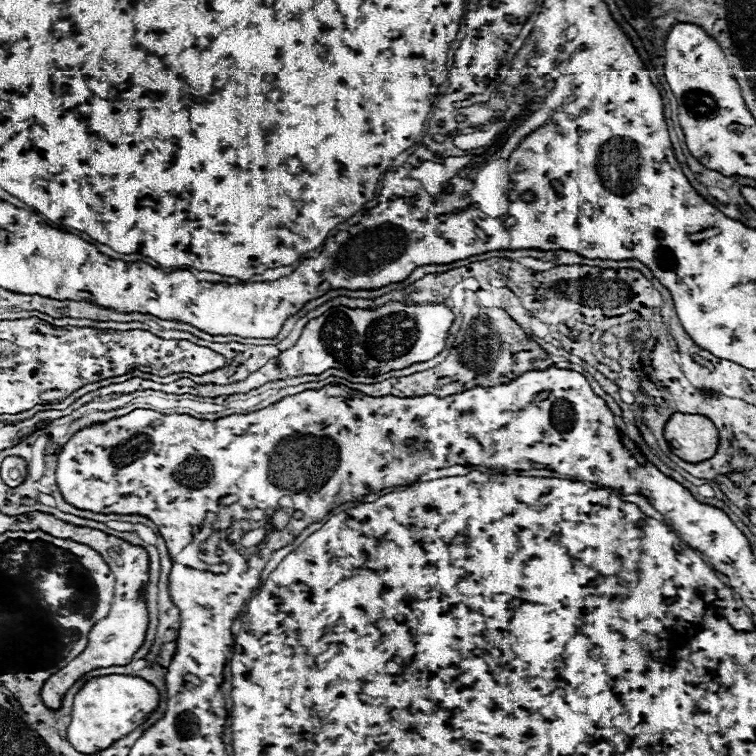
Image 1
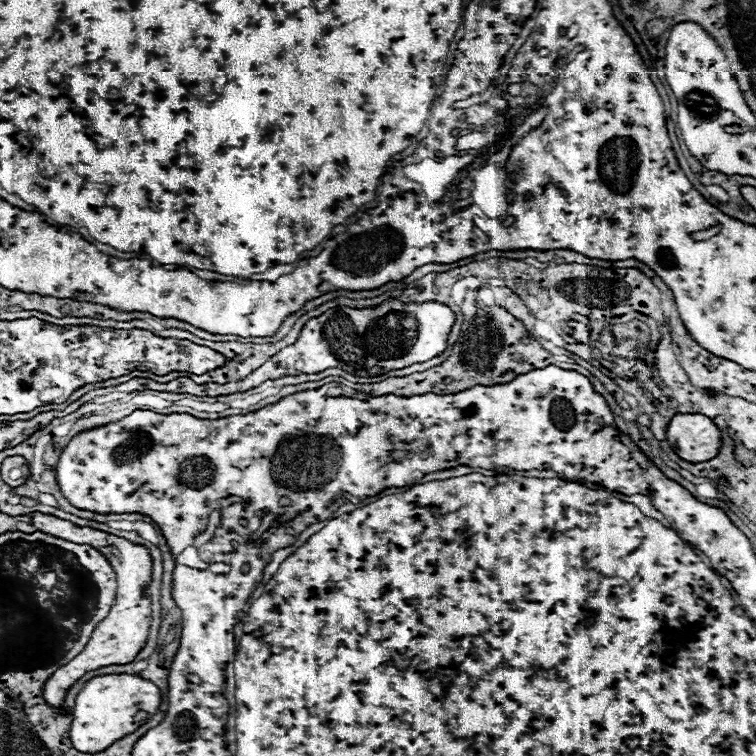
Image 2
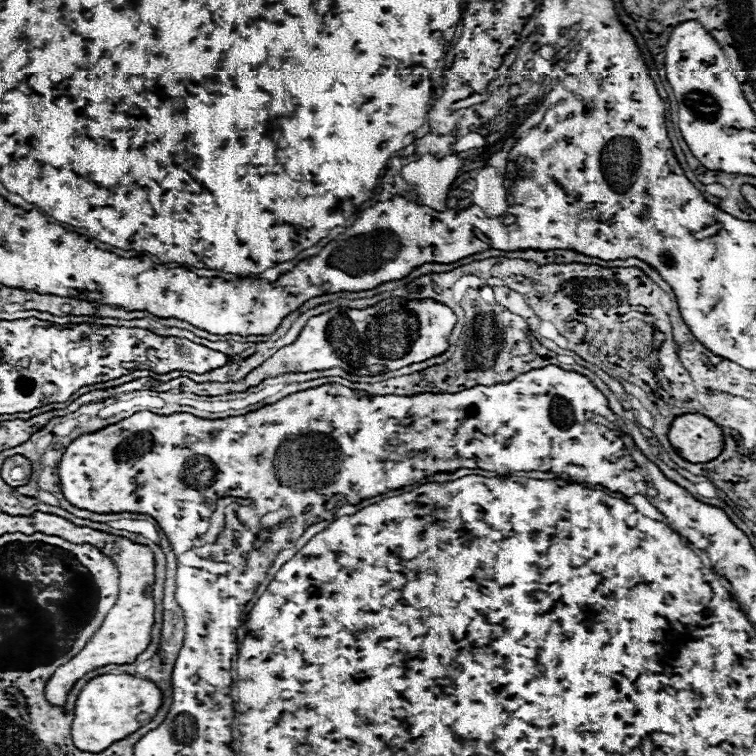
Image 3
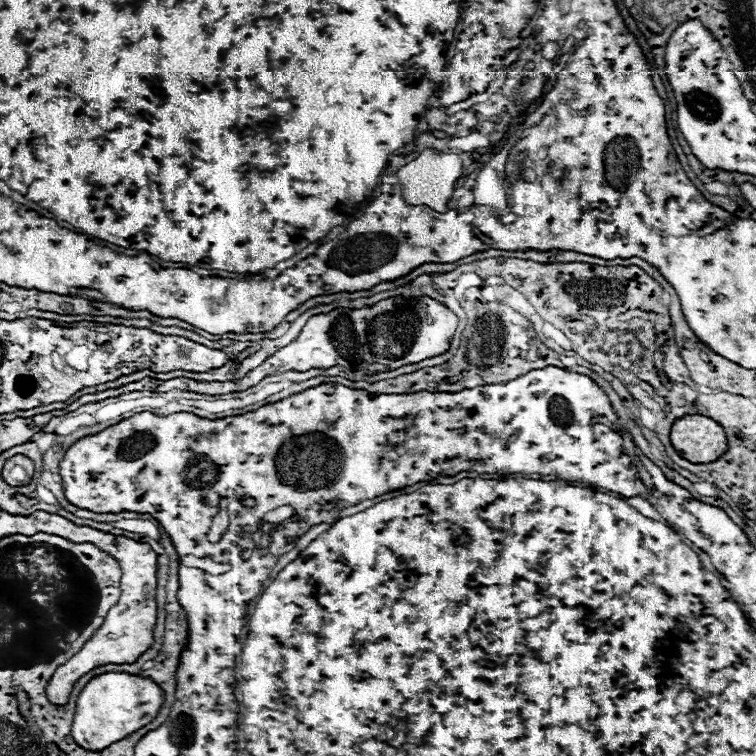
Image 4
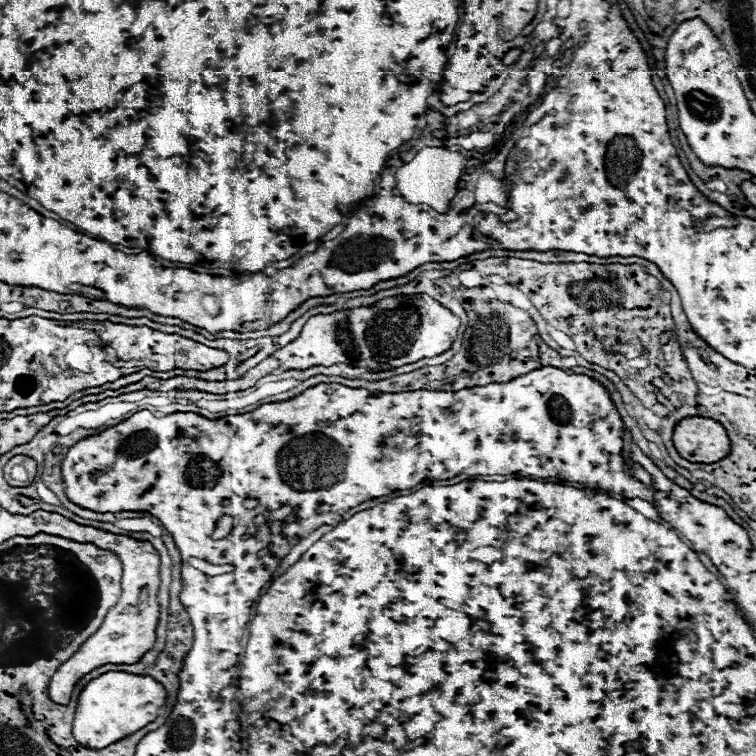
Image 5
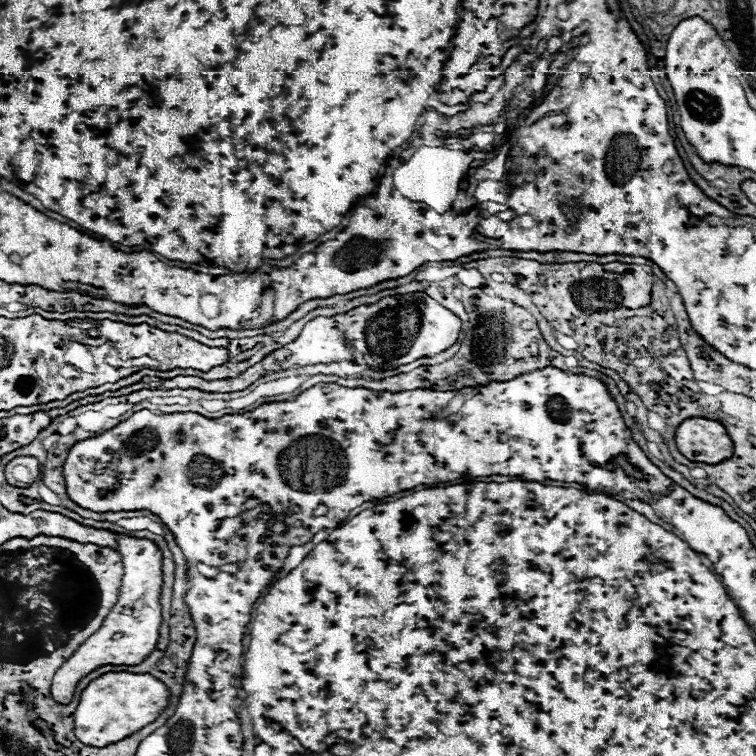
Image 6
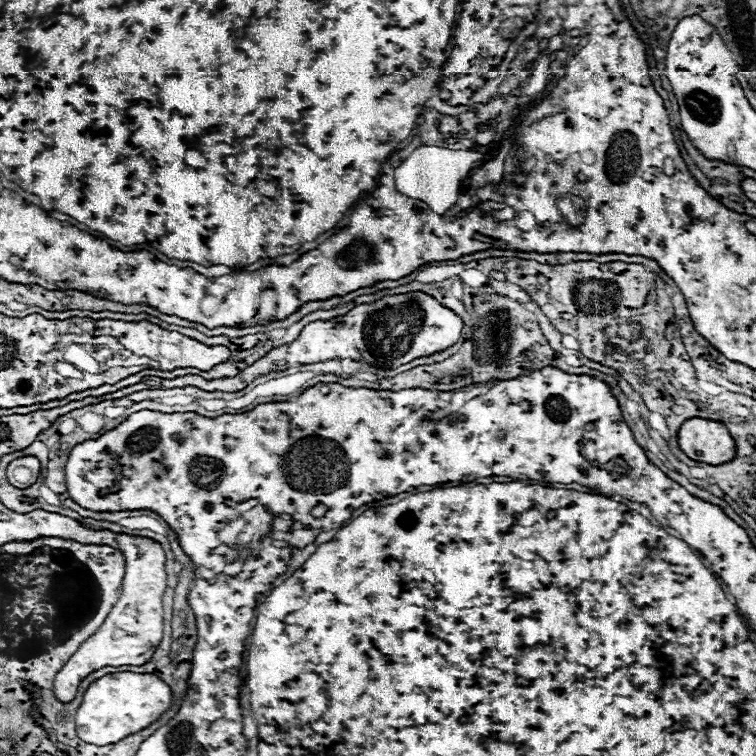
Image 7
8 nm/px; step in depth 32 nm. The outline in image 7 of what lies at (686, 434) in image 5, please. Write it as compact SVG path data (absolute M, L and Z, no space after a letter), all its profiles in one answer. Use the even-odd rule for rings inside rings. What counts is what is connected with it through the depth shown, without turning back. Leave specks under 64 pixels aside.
M690 418L678 432L678 444L682 452L698 462L724 464L736 456L736 442L722 422Z

